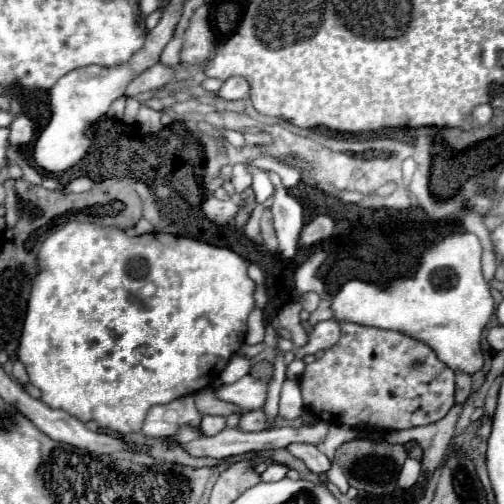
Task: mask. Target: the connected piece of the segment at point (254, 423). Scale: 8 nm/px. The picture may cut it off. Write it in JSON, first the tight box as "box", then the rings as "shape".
{"box":[237,409,265,431],"shape":[[[261,409],[243,413],[237,429],[241,429],[241,431],[263,431],[265,429],[265,413]]]}

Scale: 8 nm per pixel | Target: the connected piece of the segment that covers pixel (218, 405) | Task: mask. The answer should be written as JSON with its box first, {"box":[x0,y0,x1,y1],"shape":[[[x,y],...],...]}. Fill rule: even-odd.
{"box":[195,389,241,417],"shape":[[[203,389],[203,391],[195,393],[195,405],[197,405],[197,409],[199,409],[201,415],[221,415],[221,417],[229,417],[231,413],[241,413],[241,409],[237,405],[219,401],[213,395],[213,389]]]}

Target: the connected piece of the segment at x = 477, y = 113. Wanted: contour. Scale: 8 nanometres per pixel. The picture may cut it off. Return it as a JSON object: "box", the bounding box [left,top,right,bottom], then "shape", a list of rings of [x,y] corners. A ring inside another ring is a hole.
{"box":[473,105,493,125],"shape":[[[479,105],[479,107],[475,107],[473,117],[475,117],[475,121],[477,121],[479,125],[487,125],[487,123],[491,121],[491,117],[493,117],[491,105]]]}

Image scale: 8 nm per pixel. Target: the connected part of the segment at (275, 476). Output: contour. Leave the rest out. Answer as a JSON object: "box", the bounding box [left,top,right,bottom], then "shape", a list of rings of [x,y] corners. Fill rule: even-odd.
{"box":[261,463,289,481],"shape":[[[271,463],[271,465],[267,467],[267,471],[261,475],[261,479],[263,479],[263,481],[281,481],[281,479],[287,477],[287,471],[289,471],[287,465]]]}

